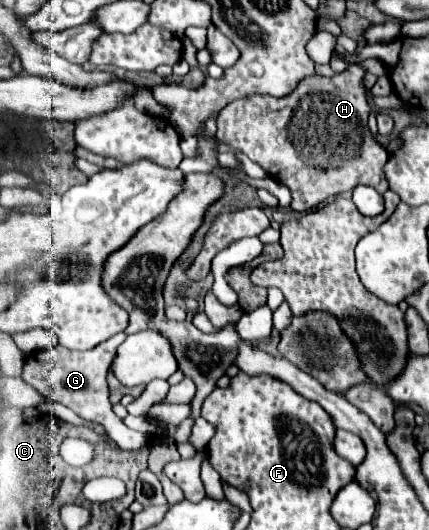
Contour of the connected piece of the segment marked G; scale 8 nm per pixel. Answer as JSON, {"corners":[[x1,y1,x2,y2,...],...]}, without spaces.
{"corners":[[119,332,111,336,109,340,97,344,97,348,79,352,79,350,69,350,63,346,45,350,45,352,35,352,27,356,25,368,21,378,31,384,37,392,41,392,49,402,59,402,73,412,77,412,85,420,95,420,107,428,107,434,111,440,117,442,119,448,123,450,139,450,143,444,147,444,147,436,143,432,129,430,111,410,109,402,109,386,107,386,107,370,109,364,117,352,117,346,127,338,125,332]]}

